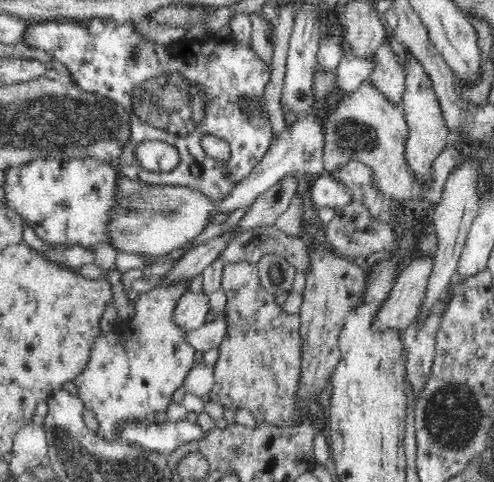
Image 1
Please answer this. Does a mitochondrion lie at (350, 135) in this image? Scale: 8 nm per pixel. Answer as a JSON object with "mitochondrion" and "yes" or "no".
{"mitochondrion":"yes"}

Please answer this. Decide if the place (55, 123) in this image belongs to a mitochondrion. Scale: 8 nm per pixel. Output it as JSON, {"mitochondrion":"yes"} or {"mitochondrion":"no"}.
{"mitochondrion":"yes"}

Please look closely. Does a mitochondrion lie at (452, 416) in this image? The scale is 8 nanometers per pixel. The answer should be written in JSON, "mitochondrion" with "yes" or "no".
{"mitochondrion":"yes"}

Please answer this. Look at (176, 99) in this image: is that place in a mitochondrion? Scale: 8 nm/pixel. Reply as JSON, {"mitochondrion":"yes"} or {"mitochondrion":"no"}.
{"mitochondrion":"yes"}

